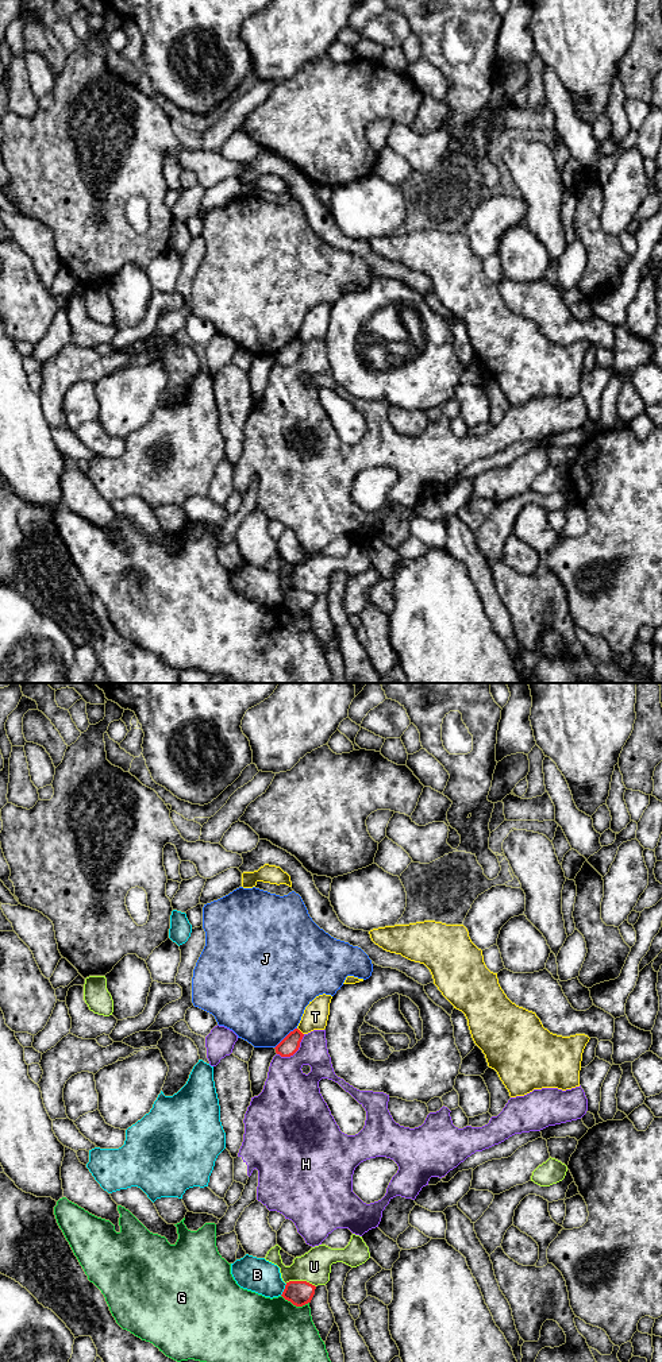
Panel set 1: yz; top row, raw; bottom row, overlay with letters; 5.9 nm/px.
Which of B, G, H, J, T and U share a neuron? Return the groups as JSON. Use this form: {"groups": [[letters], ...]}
{"groups": [["B"], ["G"], ["H"], ["J"], ["T"], ["U"]]}

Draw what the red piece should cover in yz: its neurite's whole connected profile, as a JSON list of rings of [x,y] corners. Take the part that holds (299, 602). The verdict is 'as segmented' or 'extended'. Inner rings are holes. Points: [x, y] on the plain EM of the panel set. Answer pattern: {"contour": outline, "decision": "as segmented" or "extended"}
{"contour": [[[289,590],[285,594],[282,606],[296,616],[303,616],[311,611],[316,595],[307,590]]], "decision": "as segmented"}

